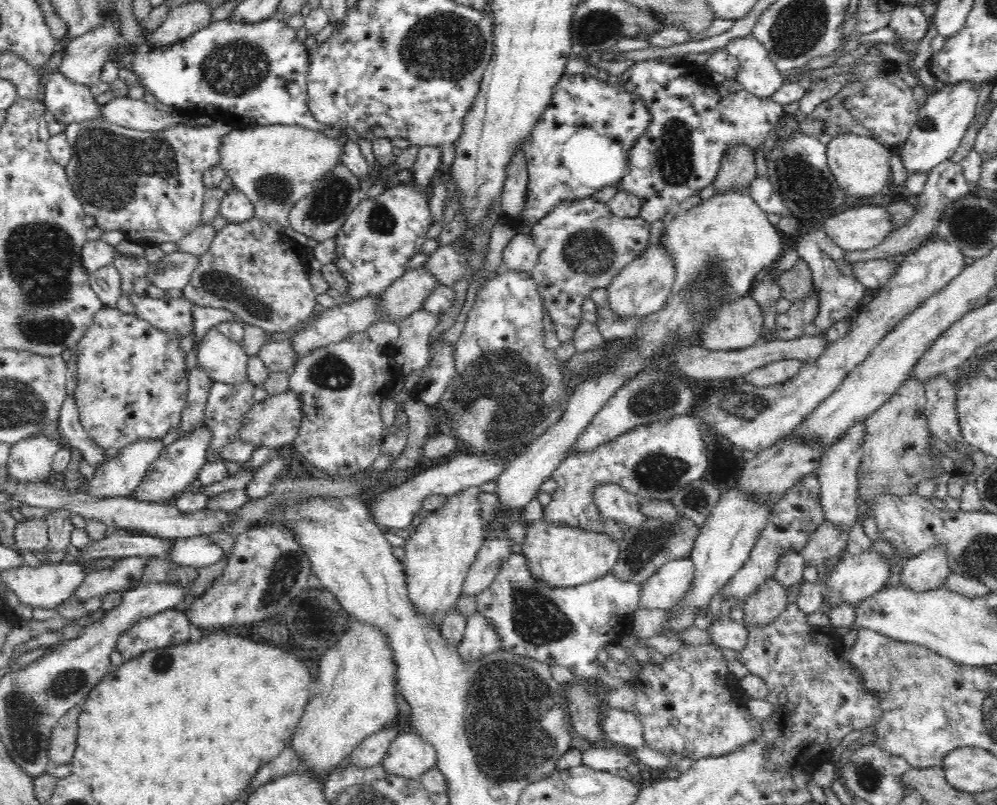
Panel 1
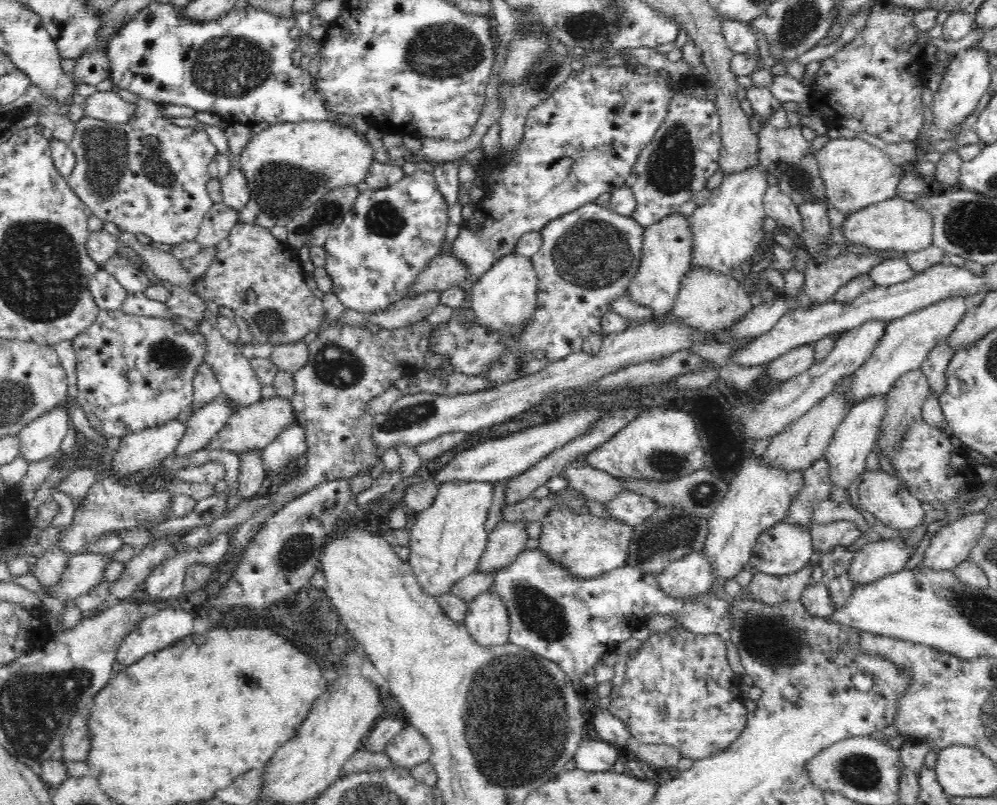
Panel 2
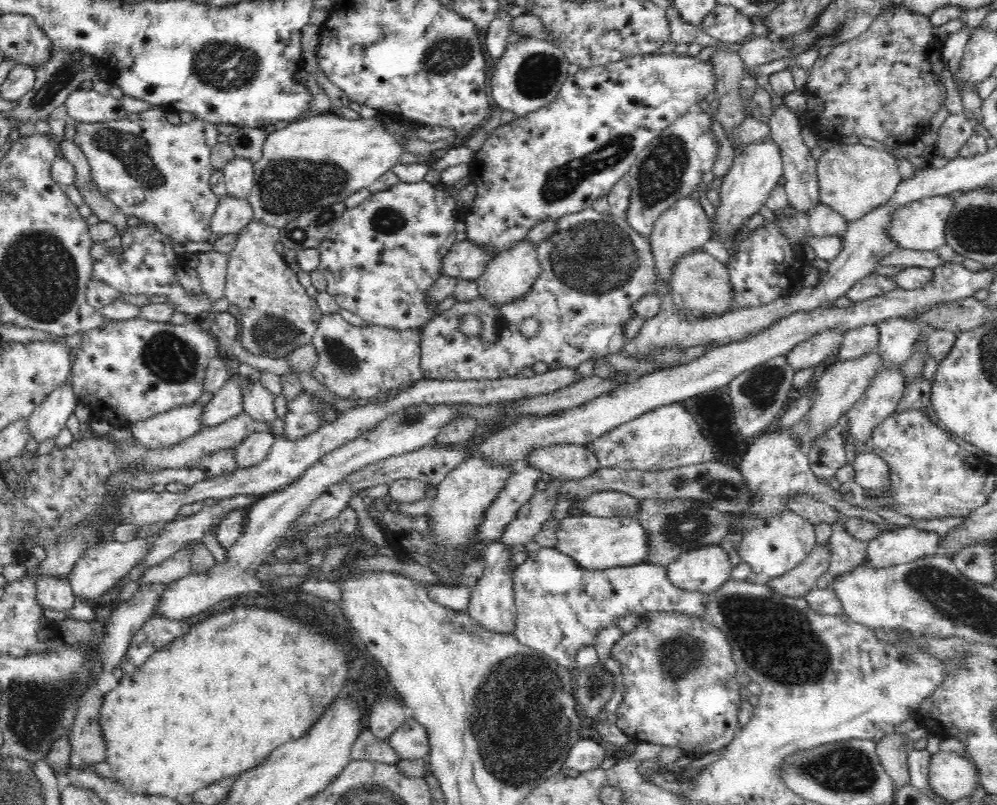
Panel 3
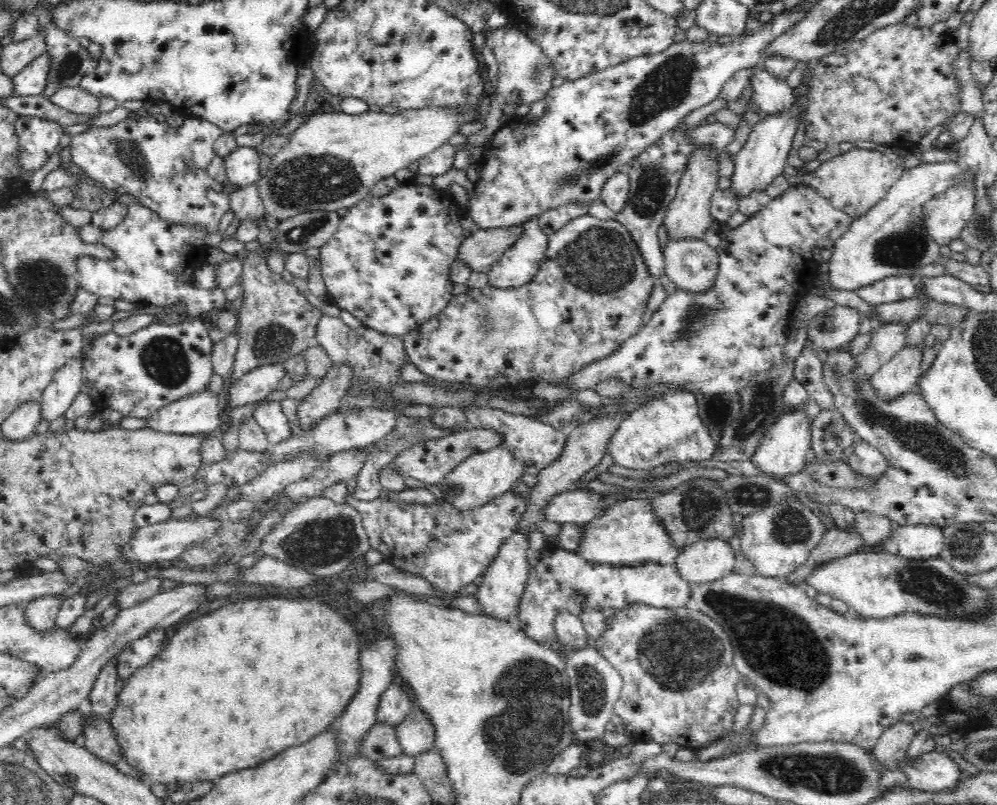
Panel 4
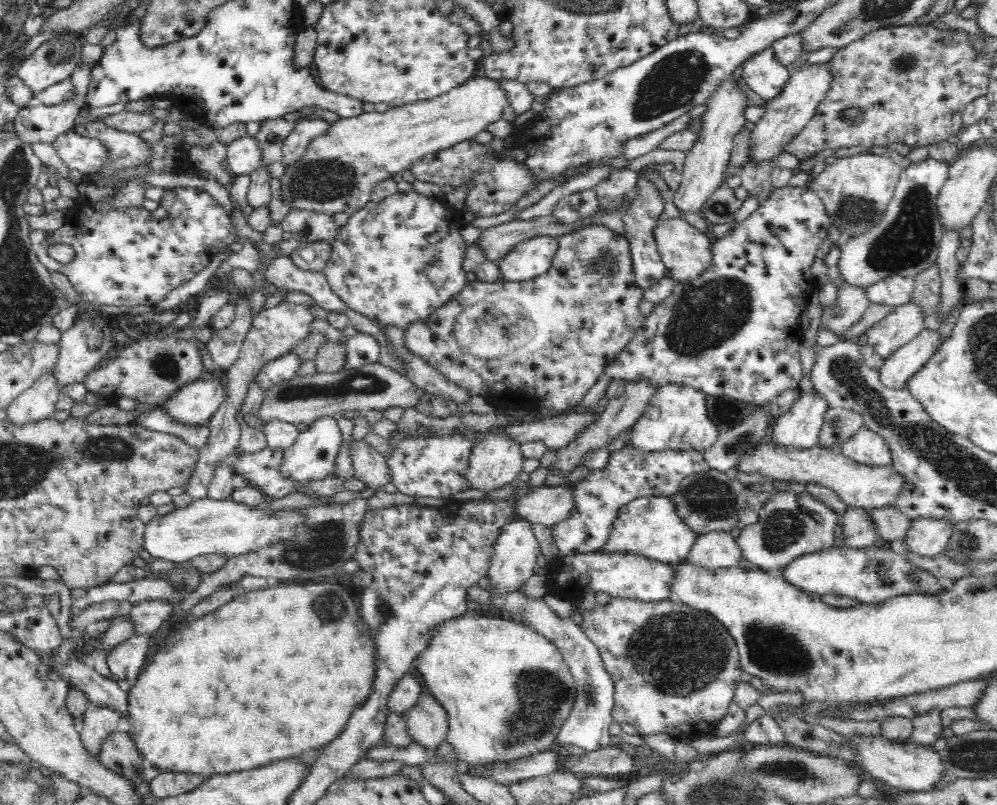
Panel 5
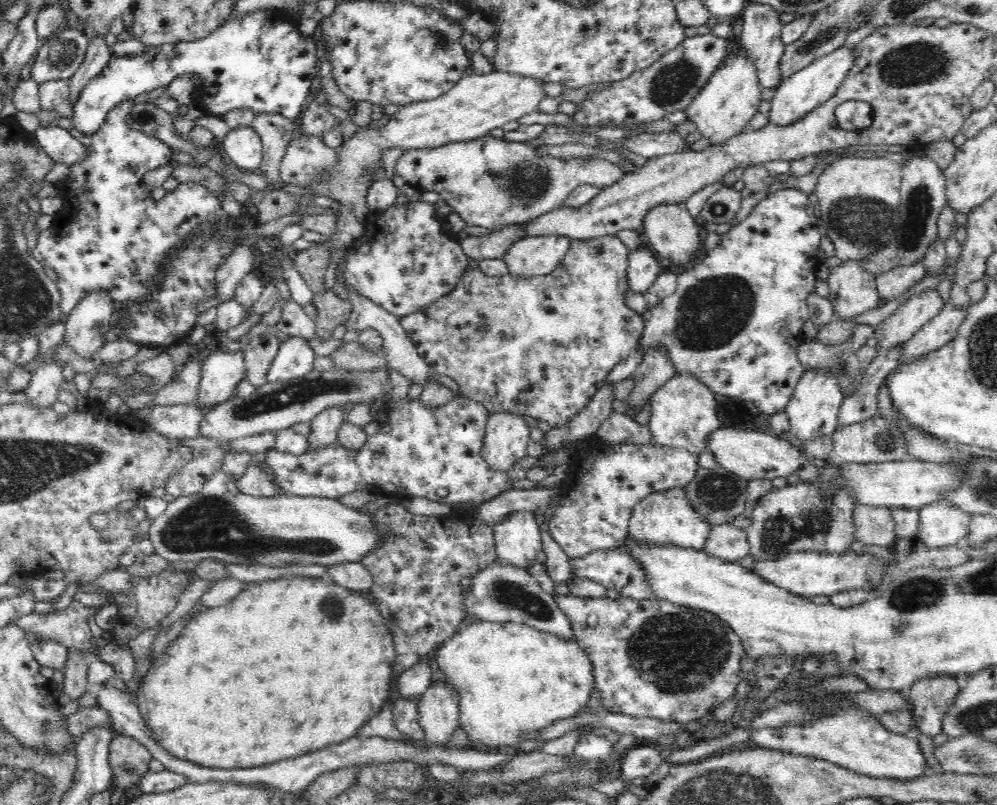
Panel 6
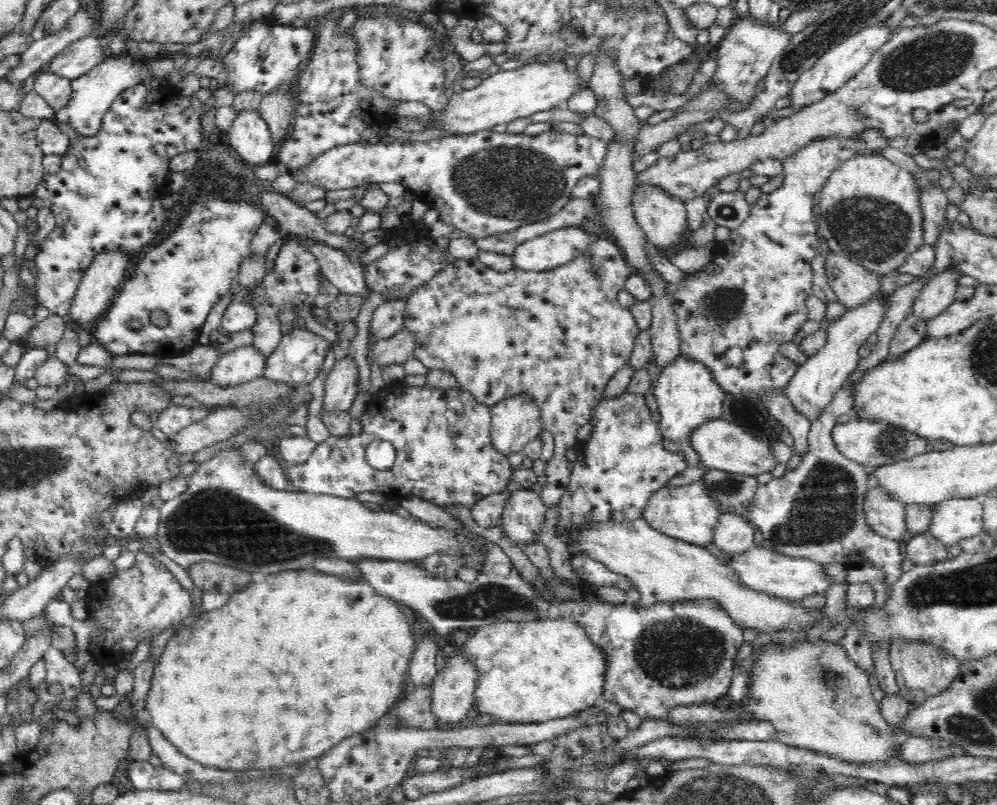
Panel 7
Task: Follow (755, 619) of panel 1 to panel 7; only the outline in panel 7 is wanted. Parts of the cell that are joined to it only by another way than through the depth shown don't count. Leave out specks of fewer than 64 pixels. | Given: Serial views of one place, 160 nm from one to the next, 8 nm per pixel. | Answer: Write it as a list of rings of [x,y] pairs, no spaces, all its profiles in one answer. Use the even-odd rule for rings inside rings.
[[[870,486],[863,511],[865,524],[873,534],[894,541],[906,539],[905,505],[894,501],[886,491]]]

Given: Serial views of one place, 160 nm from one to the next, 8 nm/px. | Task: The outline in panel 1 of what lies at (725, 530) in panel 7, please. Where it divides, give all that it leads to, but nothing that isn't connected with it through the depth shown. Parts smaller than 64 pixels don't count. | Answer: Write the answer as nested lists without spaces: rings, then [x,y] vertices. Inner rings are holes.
[[[690,557],[666,562],[641,584],[642,609],[665,610],[675,605],[692,582],[694,562]]]

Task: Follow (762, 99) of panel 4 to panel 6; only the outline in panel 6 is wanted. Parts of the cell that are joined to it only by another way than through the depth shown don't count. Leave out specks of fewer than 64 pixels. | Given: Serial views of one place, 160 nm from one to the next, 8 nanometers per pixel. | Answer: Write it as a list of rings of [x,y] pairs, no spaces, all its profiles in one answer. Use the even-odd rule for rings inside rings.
[[[748,2],[744,14],[741,15],[743,29],[740,37],[737,38],[737,44],[743,48],[747,60],[754,65],[758,75],[758,85],[764,90],[774,90],[783,80],[780,62],[785,46],[781,39],[782,23],[778,17],[779,12],[774,11],[770,6],[758,5],[756,2]]]

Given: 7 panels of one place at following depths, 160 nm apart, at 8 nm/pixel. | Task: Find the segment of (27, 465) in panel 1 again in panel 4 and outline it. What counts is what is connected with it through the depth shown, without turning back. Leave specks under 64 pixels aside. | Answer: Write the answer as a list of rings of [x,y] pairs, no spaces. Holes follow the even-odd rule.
[[[83,355],[78,356],[56,371],[52,384],[44,389],[41,398],[40,420],[56,422],[68,412],[70,404],[80,392],[82,361]]]

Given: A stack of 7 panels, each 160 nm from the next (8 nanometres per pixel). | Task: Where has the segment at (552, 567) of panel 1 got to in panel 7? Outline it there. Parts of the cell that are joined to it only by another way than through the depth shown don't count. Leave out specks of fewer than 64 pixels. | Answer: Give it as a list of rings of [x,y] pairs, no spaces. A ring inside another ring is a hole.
[[[699,481],[685,486],[666,486],[658,490],[641,510],[641,520],[648,523],[657,532],[676,538],[692,545],[706,547],[713,542],[713,530],[716,528],[719,516],[716,503],[710,500],[704,482]]]

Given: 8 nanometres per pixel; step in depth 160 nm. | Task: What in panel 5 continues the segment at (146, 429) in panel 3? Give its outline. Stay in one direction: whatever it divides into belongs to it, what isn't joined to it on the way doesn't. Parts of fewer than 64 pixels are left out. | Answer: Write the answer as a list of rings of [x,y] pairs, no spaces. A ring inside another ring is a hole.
[[[216,370],[212,374],[200,378],[198,382],[183,386],[175,396],[169,398],[160,407],[162,411],[172,419],[172,421],[190,427],[209,427],[213,416],[220,409],[220,405],[225,397],[224,387],[225,377],[223,372]]]

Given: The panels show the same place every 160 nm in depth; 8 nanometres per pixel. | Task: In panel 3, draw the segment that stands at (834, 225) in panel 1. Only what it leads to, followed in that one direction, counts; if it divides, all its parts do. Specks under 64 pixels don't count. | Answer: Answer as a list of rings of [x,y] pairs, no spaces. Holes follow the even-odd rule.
[[[936,195],[921,198],[920,201],[902,203],[892,212],[892,218],[885,226],[885,234],[897,248],[920,252],[935,251],[939,246],[946,245],[945,223],[952,212],[952,205],[953,197],[948,195]]]

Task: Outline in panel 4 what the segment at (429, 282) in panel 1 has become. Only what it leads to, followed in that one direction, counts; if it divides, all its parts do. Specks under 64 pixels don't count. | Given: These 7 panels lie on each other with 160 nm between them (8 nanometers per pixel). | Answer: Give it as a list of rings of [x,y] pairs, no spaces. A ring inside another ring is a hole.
[[[523,227],[474,231],[457,250],[455,260],[463,262],[472,273],[487,273],[492,265],[520,238]]]

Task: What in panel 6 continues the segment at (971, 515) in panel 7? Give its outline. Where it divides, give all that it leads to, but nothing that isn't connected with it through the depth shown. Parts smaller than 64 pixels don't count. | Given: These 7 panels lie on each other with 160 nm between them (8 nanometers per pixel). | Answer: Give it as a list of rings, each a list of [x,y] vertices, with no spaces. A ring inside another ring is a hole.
[[[936,501],[919,510],[916,538],[926,549],[962,545],[972,516],[964,514],[948,501]]]

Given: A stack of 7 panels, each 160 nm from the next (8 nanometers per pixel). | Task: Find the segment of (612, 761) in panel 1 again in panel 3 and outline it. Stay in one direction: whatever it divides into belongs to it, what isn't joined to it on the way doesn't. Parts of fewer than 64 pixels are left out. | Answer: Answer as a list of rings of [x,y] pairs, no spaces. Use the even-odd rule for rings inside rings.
[[[588,736],[574,743],[572,750],[564,760],[564,766],[574,768],[578,772],[588,772],[588,770],[600,768],[604,760],[606,760],[606,750],[596,739]]]

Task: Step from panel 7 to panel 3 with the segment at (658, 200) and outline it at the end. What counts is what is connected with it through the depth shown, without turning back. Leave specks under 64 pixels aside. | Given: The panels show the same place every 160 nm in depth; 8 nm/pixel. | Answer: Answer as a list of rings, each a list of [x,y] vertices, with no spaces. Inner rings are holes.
[[[704,249],[688,254],[676,262],[670,293],[673,298],[673,305],[679,312],[687,312],[689,316],[697,316],[697,318],[719,317],[736,308],[730,271],[726,265]]]

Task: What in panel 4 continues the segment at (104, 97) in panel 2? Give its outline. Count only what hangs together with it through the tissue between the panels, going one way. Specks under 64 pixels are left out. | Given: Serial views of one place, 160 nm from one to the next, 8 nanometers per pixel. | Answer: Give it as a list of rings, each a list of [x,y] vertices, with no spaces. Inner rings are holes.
[[[80,86],[62,88],[54,96],[50,96],[50,100],[54,104],[69,110],[69,112],[79,114],[79,116],[96,116],[96,114],[101,114],[100,108],[98,108],[100,99],[100,97],[90,94]]]

